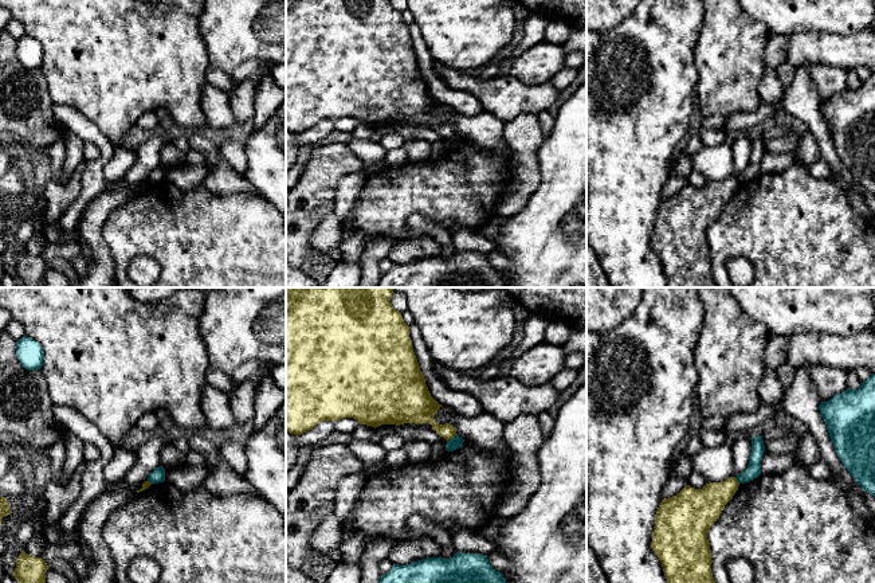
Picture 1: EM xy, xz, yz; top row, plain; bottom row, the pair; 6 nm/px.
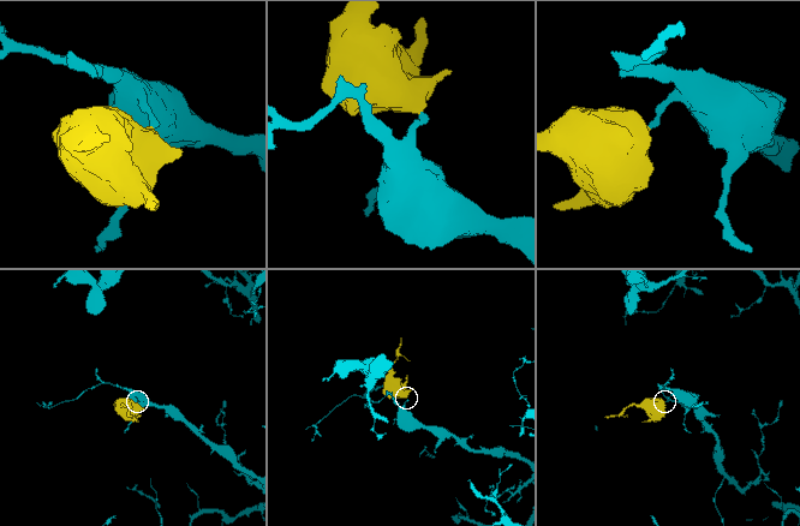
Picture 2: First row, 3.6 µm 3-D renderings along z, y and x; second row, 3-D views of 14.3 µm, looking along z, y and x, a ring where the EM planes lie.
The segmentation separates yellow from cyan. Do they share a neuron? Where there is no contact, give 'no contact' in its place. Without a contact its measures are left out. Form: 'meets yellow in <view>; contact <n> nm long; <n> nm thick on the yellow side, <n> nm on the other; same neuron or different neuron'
meets yellow in xz; contact 80 nm long; 160 nm thick on the yellow side, 70 nm on the other; different neuron

